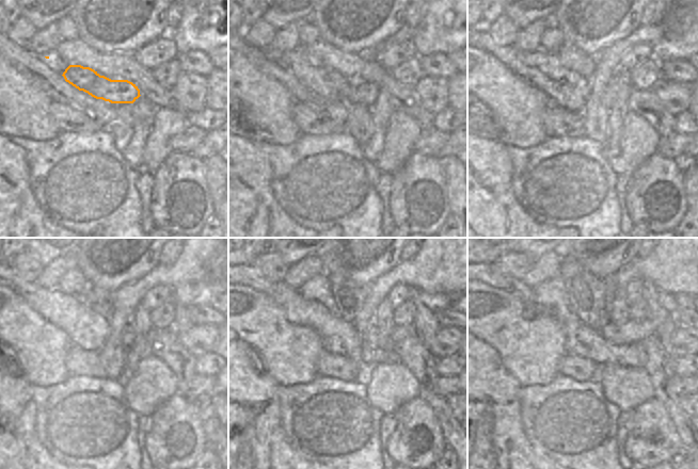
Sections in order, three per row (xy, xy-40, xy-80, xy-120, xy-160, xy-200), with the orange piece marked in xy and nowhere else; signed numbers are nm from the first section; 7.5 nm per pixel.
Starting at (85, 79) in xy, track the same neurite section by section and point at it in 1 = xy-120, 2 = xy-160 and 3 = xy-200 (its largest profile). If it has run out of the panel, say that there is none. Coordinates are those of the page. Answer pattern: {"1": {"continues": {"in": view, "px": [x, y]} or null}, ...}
{"1": {"continues": {"in": "xy-120", "px": [129, 329]}}, "2": {"continues": {"in": "xy-160", "px": [370, 336]}}, "3": {"continues": {"in": "xy-200", "px": [632, 332]}}}

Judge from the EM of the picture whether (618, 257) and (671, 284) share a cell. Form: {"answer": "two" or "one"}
{"answer": "two"}

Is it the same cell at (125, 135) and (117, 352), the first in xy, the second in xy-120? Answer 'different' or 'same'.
same

